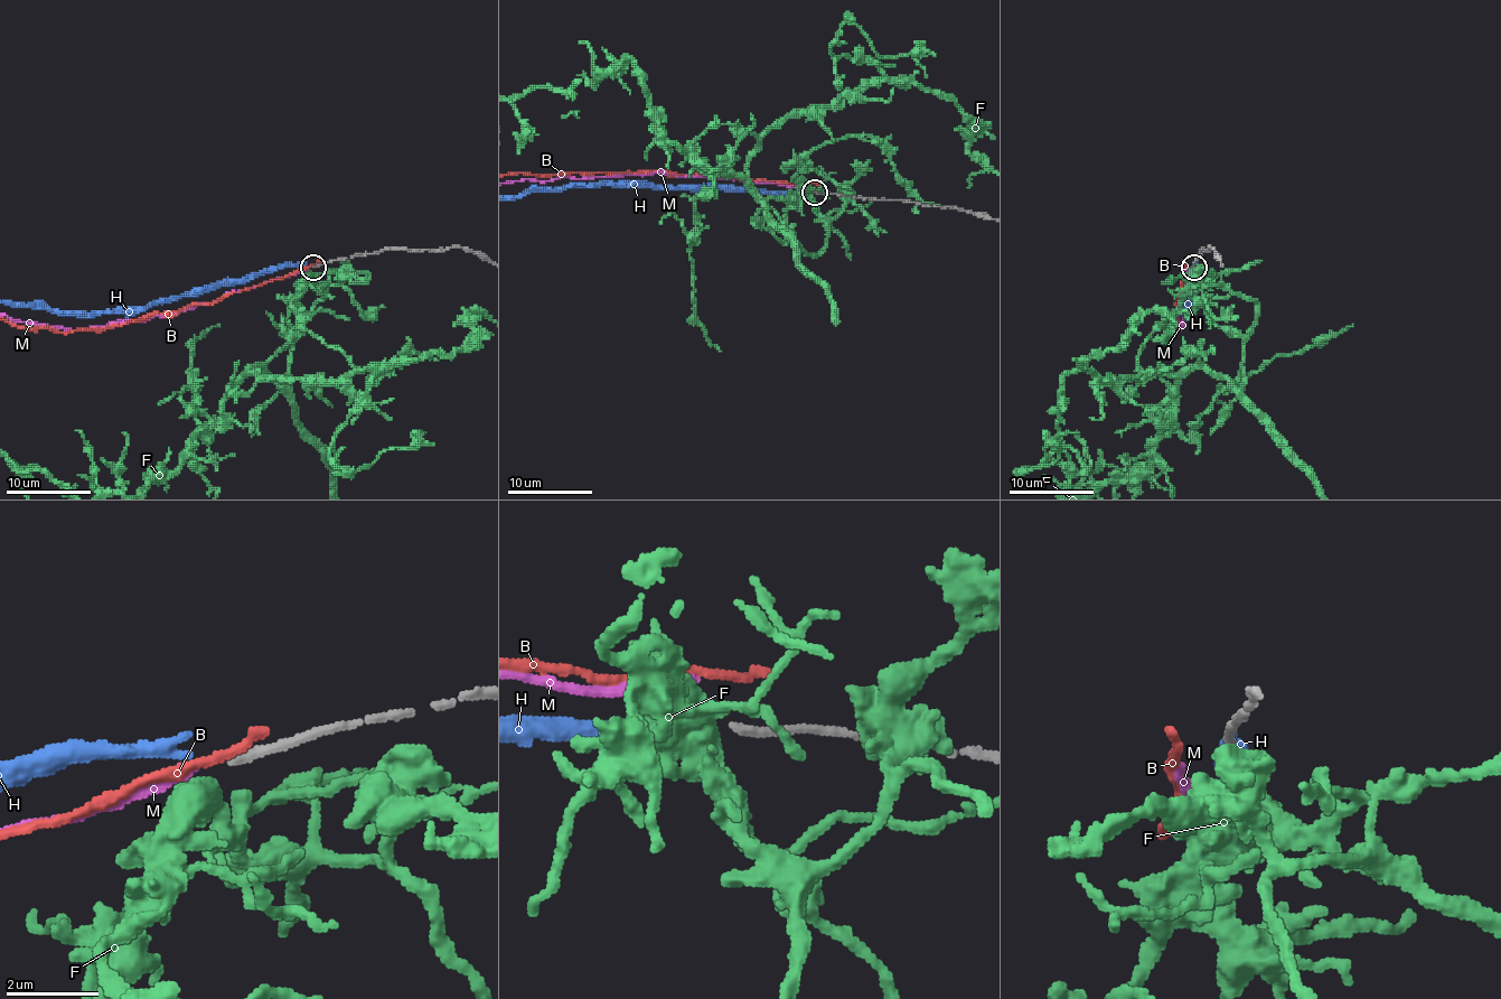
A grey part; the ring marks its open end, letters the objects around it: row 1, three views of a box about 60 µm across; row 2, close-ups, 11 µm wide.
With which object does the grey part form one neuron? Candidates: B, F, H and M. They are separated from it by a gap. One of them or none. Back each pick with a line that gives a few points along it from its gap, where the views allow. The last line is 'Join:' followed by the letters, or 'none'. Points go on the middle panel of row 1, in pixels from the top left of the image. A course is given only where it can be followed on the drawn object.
Join: none

